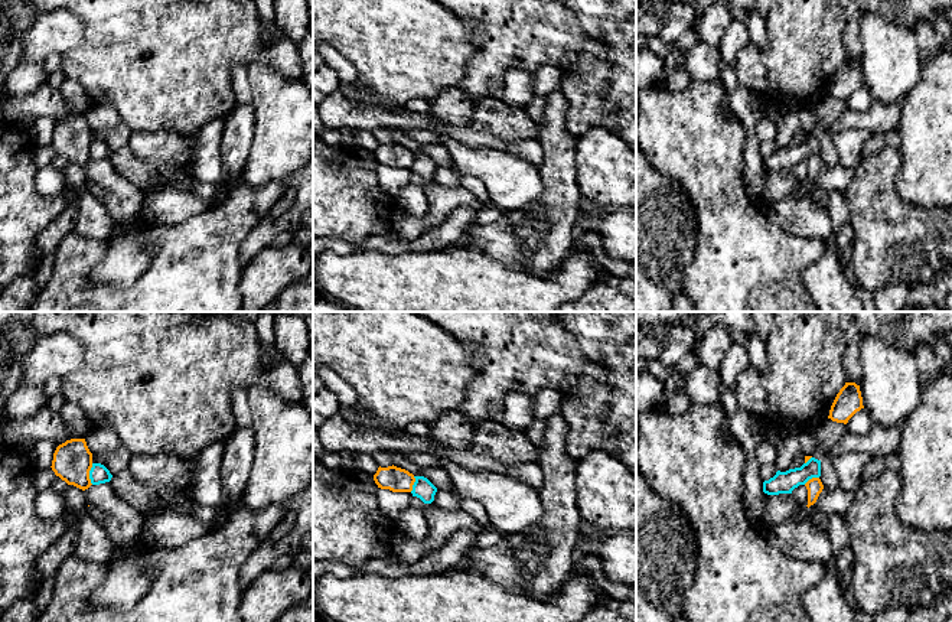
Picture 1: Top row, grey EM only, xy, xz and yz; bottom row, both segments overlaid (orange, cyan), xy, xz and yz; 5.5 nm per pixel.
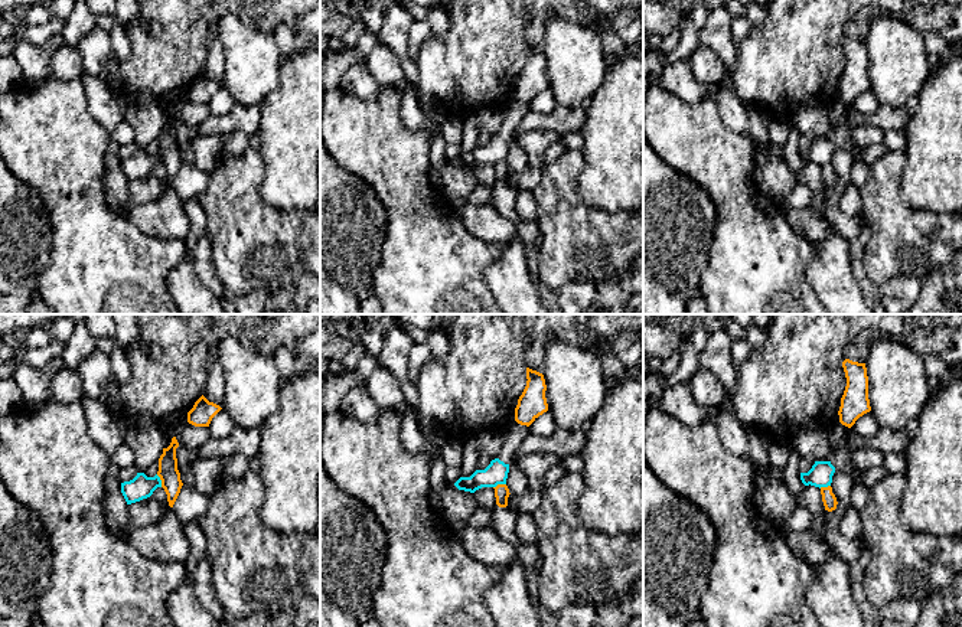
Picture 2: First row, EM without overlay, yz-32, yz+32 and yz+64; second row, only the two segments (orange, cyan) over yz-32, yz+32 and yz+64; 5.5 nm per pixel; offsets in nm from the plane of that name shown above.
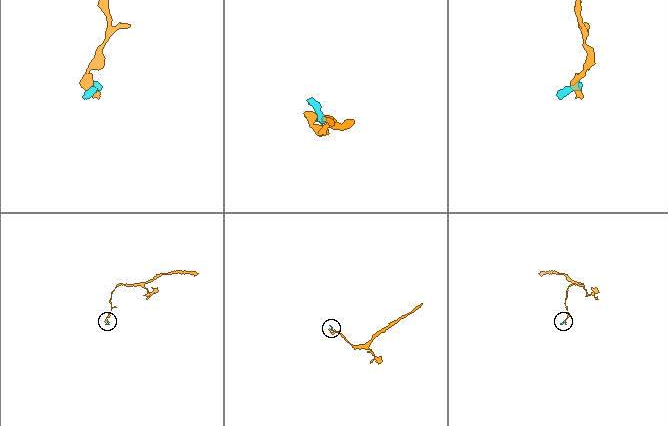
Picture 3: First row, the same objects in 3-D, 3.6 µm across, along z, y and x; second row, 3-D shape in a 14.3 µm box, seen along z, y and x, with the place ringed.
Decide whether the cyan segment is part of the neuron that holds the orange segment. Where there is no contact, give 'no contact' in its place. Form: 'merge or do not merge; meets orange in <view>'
do not merge; meets orange in xy

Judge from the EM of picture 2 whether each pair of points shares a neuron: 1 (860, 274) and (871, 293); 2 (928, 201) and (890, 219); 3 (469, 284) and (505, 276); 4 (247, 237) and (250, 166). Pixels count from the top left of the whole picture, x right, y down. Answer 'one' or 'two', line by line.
1: one
2: two
3: two
4: one

